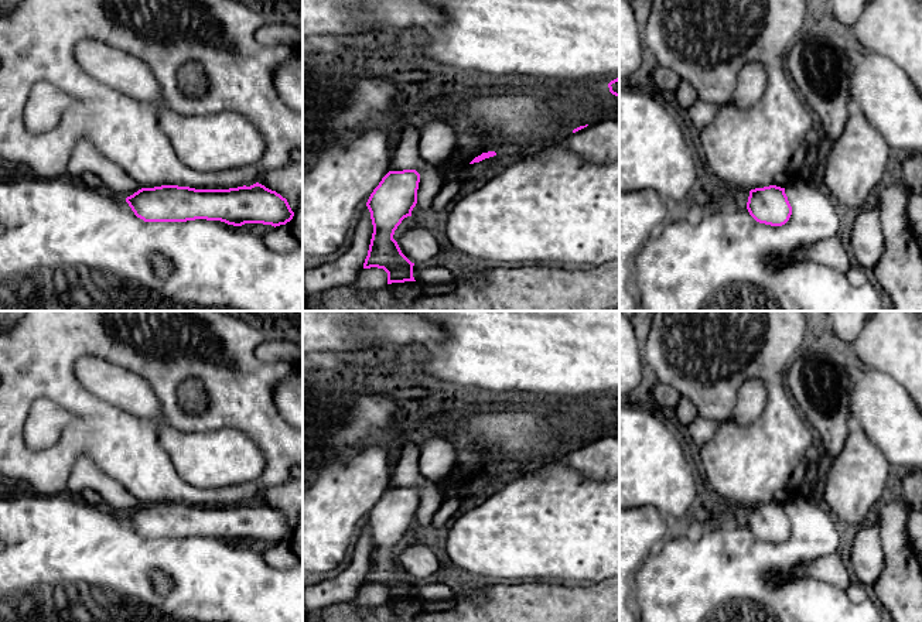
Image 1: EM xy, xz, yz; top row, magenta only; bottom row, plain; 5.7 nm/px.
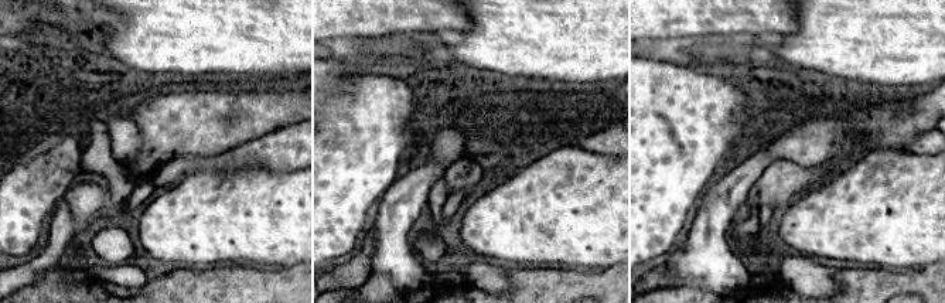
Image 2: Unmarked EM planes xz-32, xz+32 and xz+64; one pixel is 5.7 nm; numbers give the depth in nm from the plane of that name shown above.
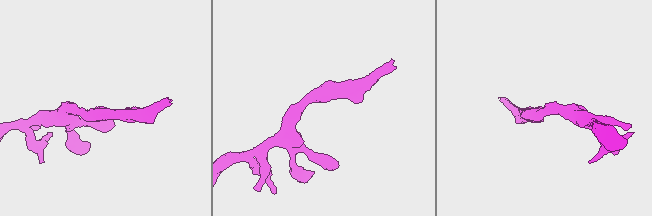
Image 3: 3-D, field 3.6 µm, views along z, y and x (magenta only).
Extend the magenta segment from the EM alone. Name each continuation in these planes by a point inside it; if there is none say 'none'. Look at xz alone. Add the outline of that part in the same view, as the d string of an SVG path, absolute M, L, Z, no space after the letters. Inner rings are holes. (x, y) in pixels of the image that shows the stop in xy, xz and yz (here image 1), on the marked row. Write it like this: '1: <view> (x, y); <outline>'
none

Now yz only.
none

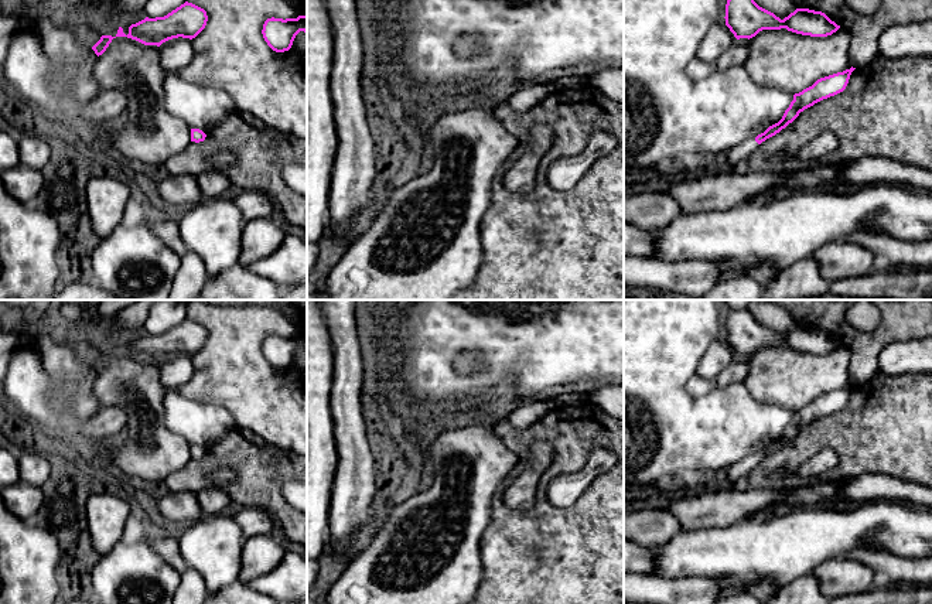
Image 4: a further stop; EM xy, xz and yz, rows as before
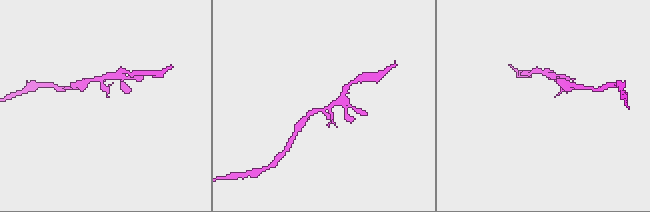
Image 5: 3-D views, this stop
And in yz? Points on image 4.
1: yz (741, 150); M757 134L758 136L758 134ZM752 136L738 144L735 144L733 149L730 149L721 158L720 165L726 170L734 170L734 167L744 158L747 158L759 144L755 141L755 137Z

